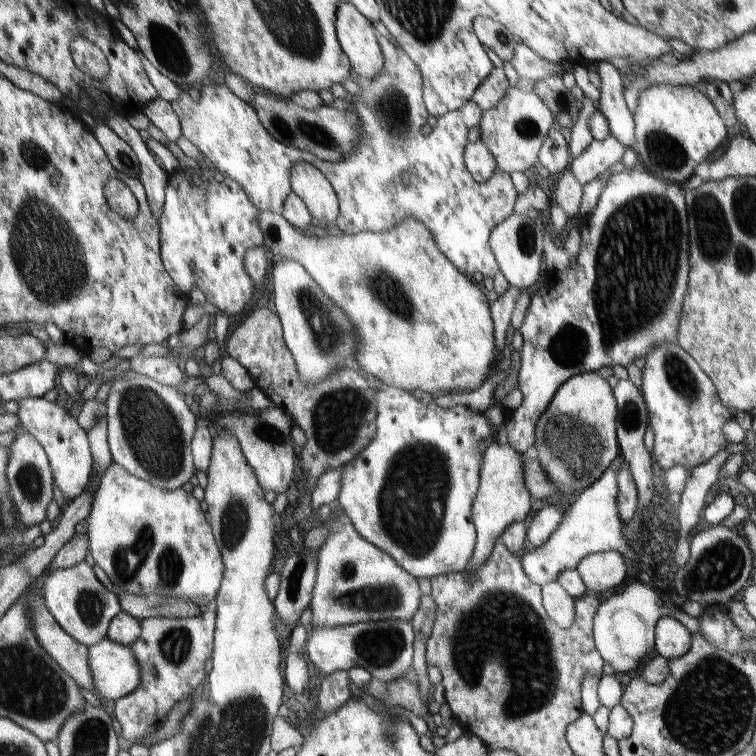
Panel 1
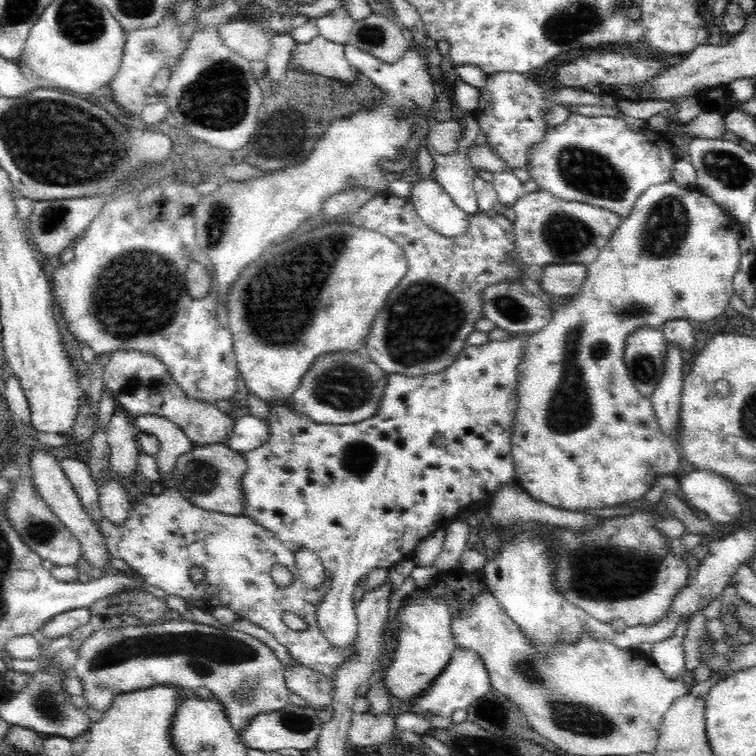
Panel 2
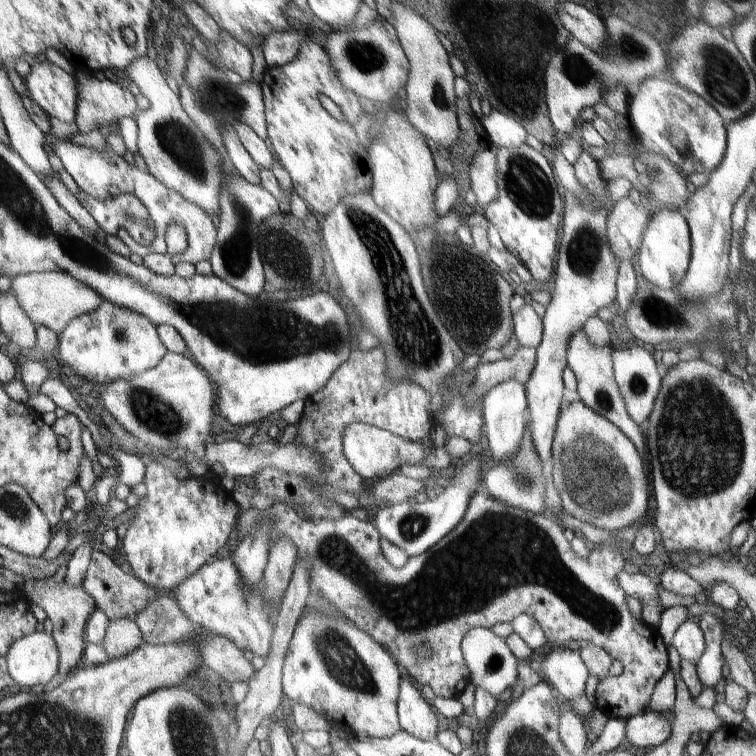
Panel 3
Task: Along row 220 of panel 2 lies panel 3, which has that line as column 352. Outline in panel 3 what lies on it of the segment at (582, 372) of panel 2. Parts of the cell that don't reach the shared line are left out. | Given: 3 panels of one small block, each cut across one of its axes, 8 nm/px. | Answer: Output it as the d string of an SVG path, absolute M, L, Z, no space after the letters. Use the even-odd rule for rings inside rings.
M304 607L283 662L283 692L290 700L346 724L354 736L383 739L401 731L397 711L400 679L391 654L350 619Z

